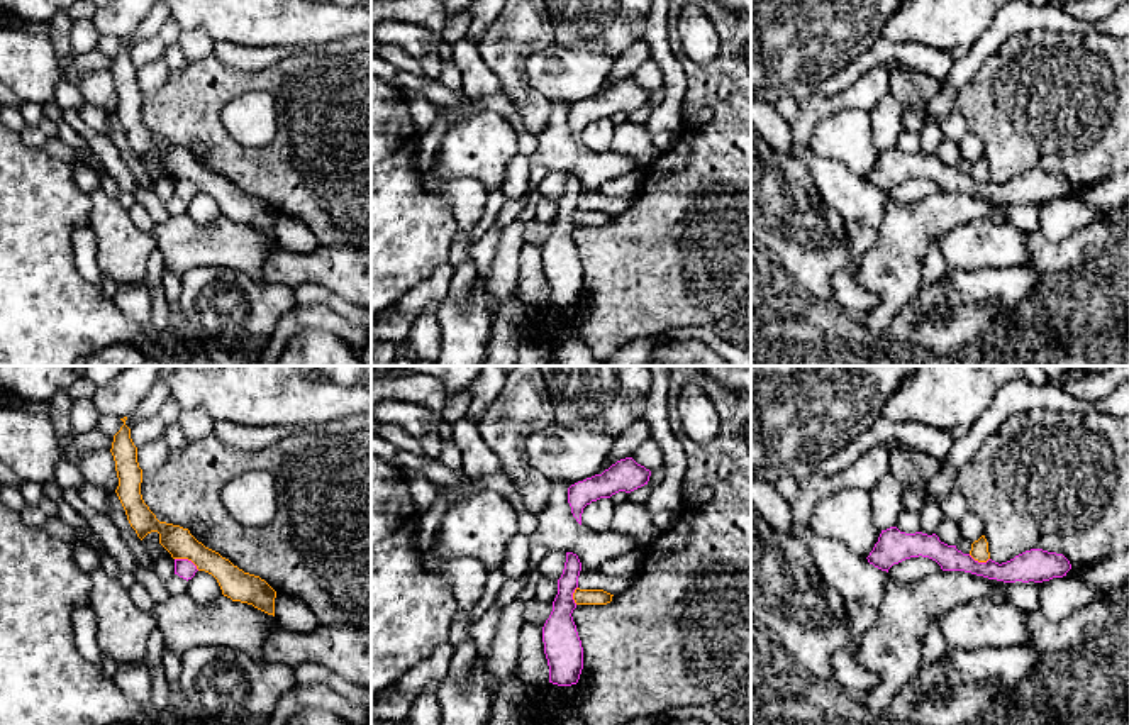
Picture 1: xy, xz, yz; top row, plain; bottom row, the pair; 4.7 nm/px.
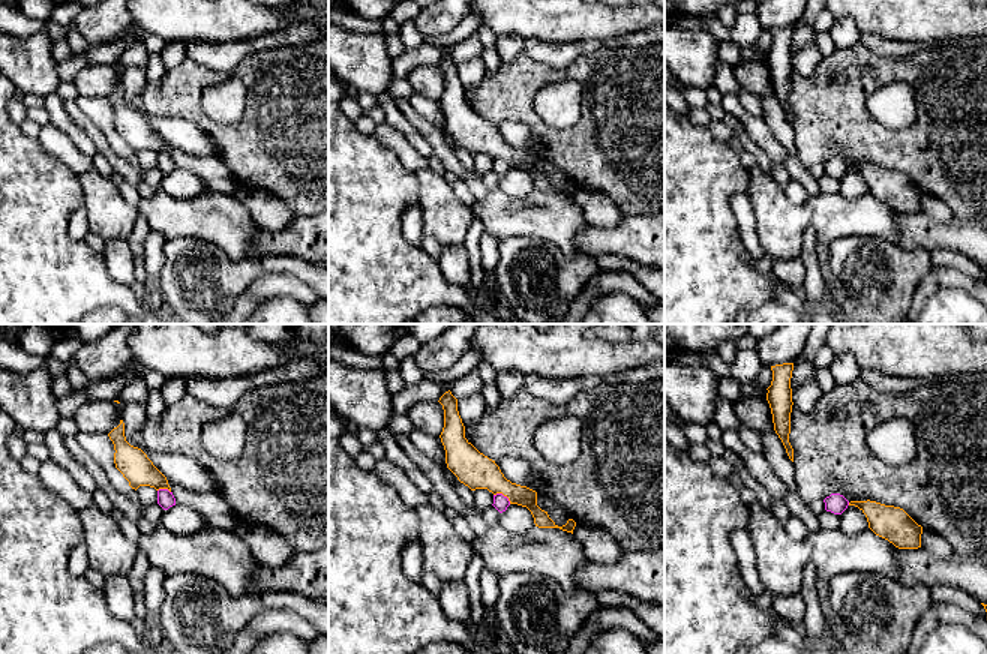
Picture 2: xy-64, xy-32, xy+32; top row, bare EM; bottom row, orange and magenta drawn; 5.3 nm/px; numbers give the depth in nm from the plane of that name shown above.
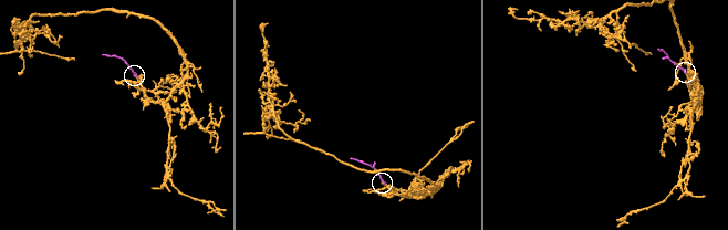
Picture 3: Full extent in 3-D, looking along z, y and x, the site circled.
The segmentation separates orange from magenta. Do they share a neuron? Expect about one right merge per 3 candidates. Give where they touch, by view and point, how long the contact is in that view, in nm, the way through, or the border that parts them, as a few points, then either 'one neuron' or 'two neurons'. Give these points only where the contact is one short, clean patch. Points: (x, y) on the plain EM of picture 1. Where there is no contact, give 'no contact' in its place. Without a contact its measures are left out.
meets orange in xy at (187, 178); contact 130 nm long; border along xy (175, 178), (185, 178), (199, 190); two neurons

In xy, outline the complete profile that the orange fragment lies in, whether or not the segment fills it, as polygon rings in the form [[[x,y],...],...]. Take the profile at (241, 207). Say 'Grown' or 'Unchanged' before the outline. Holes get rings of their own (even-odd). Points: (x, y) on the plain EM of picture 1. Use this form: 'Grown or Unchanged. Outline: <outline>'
Unchanged. Outline: [[[127,37],[120,39],[124,46],[114,56],[112,76],[119,107],[115,110],[131,147],[142,161],[147,154],[158,152],[159,164],[173,180],[188,180],[198,191],[212,195],[222,215],[232,222],[253,225],[254,229],[275,237],[276,212],[259,196],[244,193],[219,173],[198,163],[188,149],[159,142],[144,124],[141,115],[142,90],[137,83],[137,68],[131,59],[131,49],[125,46]]]

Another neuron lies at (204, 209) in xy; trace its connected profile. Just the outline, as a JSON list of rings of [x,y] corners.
[[[197,191],[195,196],[188,200],[186,215],[197,224],[212,224],[222,217],[222,210],[212,195]]]

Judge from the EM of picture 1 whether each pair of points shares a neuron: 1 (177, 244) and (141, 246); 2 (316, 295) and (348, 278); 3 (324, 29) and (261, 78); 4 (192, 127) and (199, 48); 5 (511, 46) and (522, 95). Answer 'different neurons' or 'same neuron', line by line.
1: different neurons
2: different neurons
3: different neurons
4: different neurons
5: same neuron

